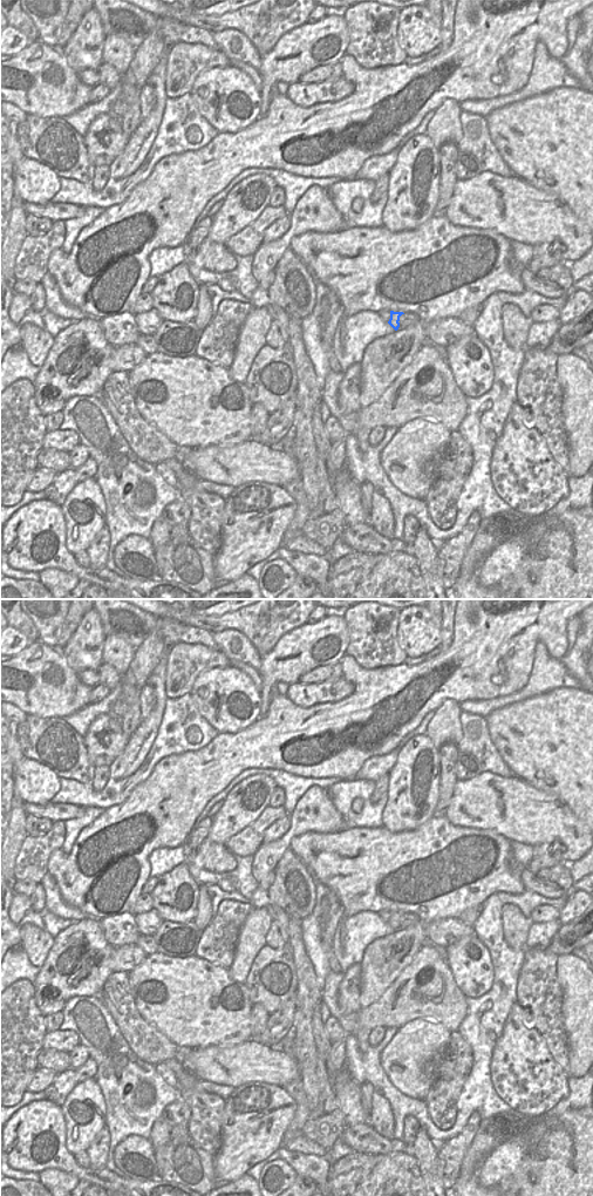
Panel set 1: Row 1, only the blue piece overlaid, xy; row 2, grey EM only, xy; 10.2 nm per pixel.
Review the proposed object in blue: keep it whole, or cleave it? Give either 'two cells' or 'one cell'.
two cells

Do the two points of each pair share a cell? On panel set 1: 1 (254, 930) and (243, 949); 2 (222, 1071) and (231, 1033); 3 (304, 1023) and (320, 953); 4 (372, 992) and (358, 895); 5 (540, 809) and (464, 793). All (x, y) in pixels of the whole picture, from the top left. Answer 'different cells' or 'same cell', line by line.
1: same cell
2: different cells
3: different cells
4: same cell
5: same cell

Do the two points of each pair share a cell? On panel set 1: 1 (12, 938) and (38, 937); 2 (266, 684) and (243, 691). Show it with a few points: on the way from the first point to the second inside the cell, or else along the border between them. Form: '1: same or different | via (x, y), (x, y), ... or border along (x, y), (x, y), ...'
1: different | border along (19, 926), (21, 946)
2: different | border along (259, 693), (260, 715)

